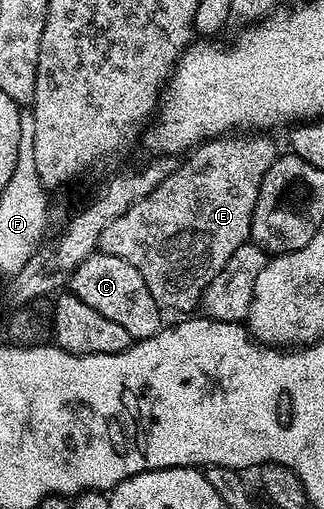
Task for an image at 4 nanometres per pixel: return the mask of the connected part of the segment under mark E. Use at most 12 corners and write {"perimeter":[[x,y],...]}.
{"perimeter":[[196,145],[99,251],[188,314],[249,243],[278,149]]}

